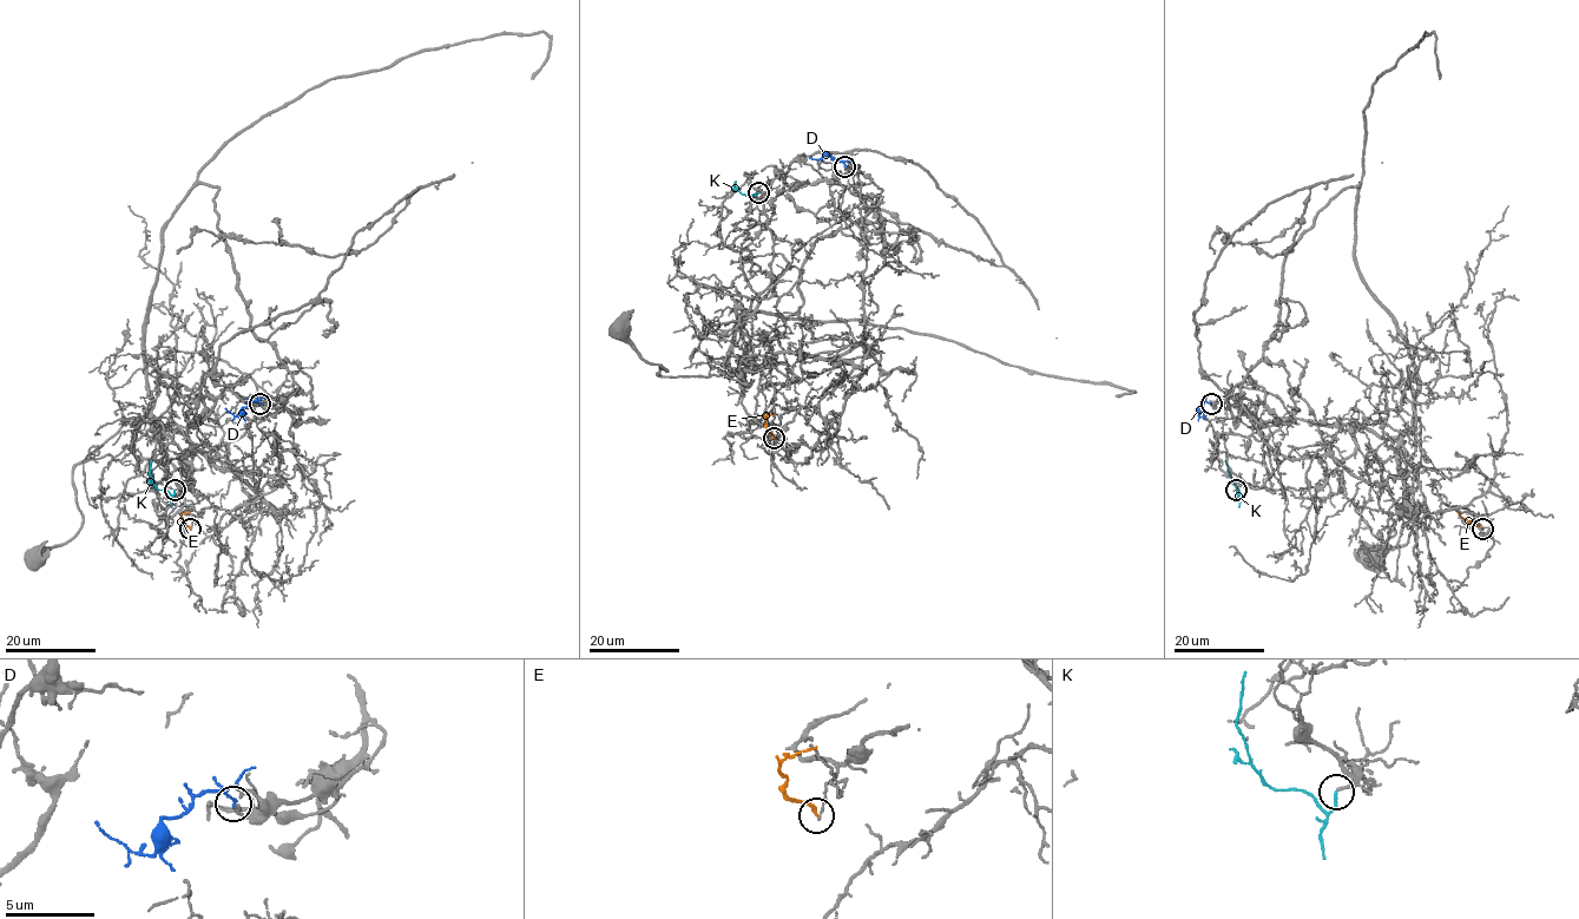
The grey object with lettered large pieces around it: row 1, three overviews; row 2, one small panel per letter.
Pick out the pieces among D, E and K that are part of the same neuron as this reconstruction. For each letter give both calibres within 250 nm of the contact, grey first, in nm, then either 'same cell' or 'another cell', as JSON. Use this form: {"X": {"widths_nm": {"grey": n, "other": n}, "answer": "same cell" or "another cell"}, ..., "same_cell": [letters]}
{"D": {"widths_nm": {"grey": 180, "other": 170}, "answer": "another cell"}, "E": {"widths_nm": {"grey": 120, "other": 200}, "answer": "another cell"}, "K": {"widths_nm": {"grey": 160, "other": 140}, "answer": "same cell"}, "same_cell": ["K"]}

